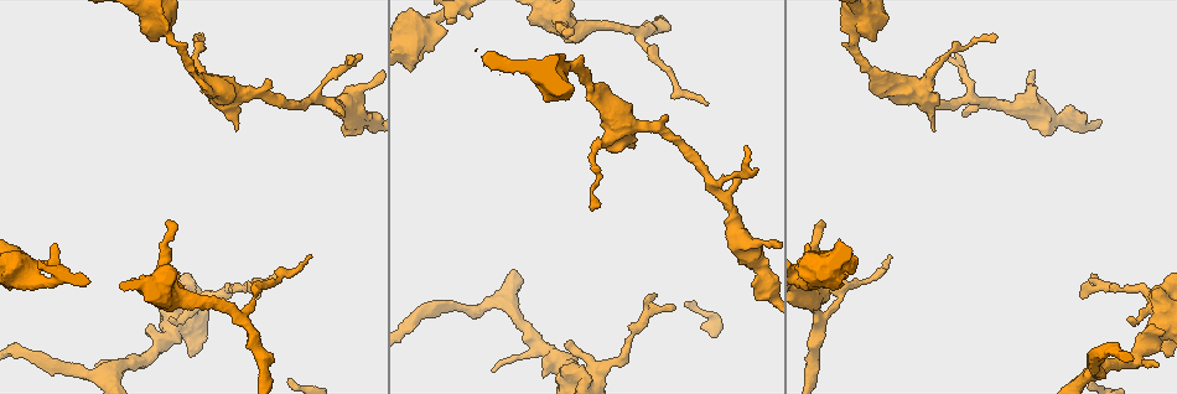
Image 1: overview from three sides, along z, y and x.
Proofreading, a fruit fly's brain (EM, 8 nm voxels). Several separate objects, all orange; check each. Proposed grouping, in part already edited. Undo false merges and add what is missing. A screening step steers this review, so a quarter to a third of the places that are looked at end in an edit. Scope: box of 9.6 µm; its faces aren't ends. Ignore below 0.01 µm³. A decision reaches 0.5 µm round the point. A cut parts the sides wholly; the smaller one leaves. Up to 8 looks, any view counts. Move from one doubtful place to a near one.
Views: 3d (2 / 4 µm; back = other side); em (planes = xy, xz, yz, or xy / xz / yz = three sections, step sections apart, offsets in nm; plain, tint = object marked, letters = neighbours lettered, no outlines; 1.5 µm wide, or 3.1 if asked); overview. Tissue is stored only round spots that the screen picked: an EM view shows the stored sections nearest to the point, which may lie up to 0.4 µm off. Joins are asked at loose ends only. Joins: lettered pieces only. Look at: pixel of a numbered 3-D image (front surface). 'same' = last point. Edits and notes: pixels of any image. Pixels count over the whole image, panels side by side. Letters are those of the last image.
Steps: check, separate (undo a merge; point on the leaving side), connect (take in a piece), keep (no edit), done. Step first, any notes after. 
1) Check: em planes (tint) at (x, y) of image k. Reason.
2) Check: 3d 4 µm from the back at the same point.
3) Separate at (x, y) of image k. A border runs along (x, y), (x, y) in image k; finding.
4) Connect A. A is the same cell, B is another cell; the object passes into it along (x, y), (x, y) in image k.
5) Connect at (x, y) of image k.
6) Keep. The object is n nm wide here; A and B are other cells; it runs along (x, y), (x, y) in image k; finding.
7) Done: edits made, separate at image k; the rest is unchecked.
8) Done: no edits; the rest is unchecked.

Check: em xy step 4 (tint) at (646, 316) of image 1.

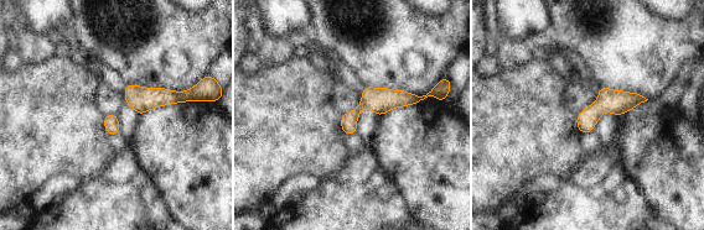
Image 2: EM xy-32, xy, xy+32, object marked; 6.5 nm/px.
Check: em planes (letters) at the same point. Cut it another way.

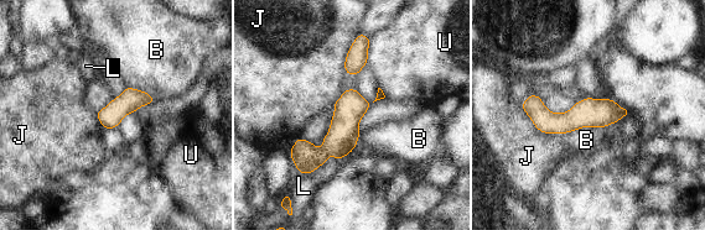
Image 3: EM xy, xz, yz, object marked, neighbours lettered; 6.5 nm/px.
Keep. B, J, L and U are other cells; a border runs along (605, 126), (581, 126), (561, 134) in image 3; continuous, no second neuron.

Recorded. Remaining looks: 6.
Check: em xy step 4 (tint) at (171, 332) of image 1. Calibre changes.

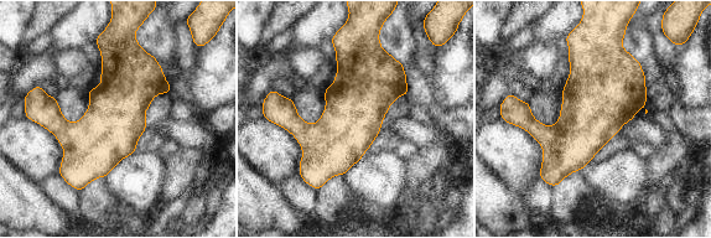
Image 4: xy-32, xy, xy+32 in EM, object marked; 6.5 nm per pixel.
Check: em yz step 4 (letters) at the same point. Another direction.

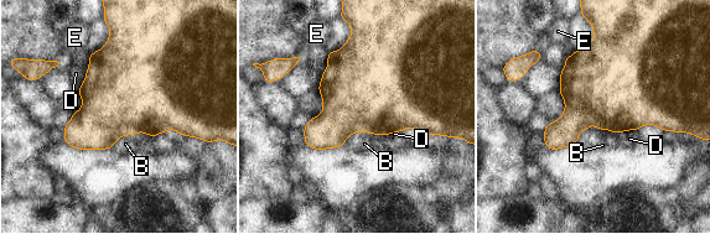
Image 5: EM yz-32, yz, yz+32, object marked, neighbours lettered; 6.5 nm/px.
Keep. B, D and E are other cells; a border runs along (129, 135), (123, 135), (112, 147) in image 5; continuous, no second neuron.

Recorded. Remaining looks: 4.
Check: em planes (letters) at (934, 104) of image 1. Branch stops here.

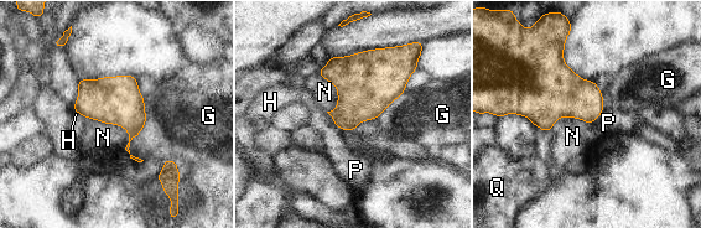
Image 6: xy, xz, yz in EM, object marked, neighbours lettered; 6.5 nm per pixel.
Keep. G, H, N, P and Q are other cells; a border runs along (87, 118), (120, 125), (126, 146) in image 6; none of them fits.

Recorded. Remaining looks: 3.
Done: no edits; the rest is unchecked.

